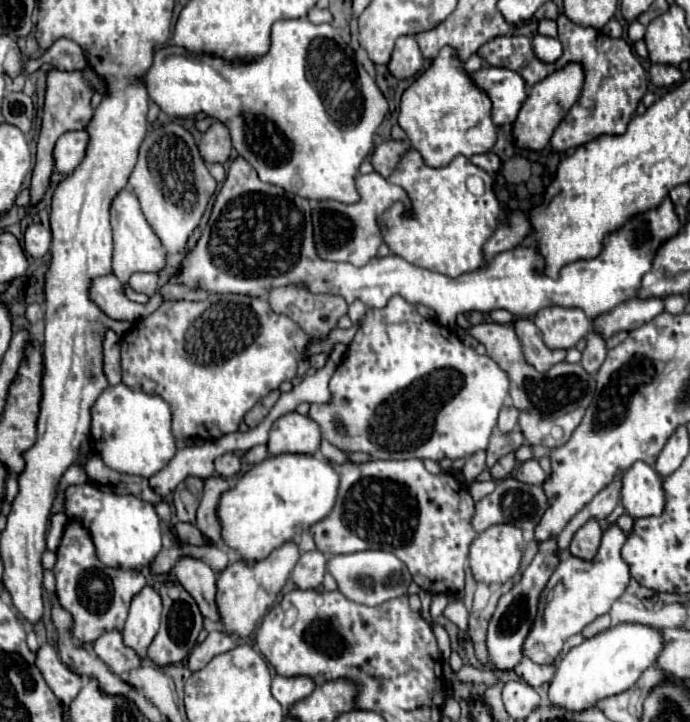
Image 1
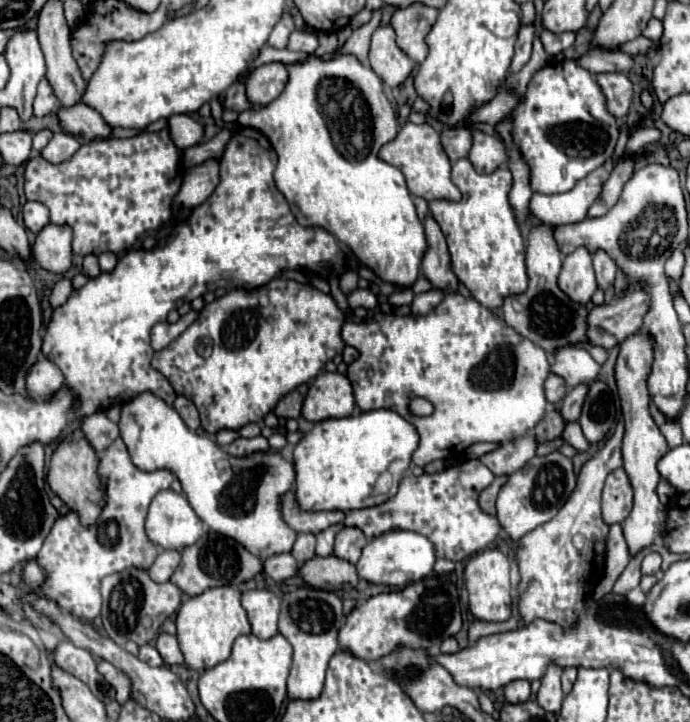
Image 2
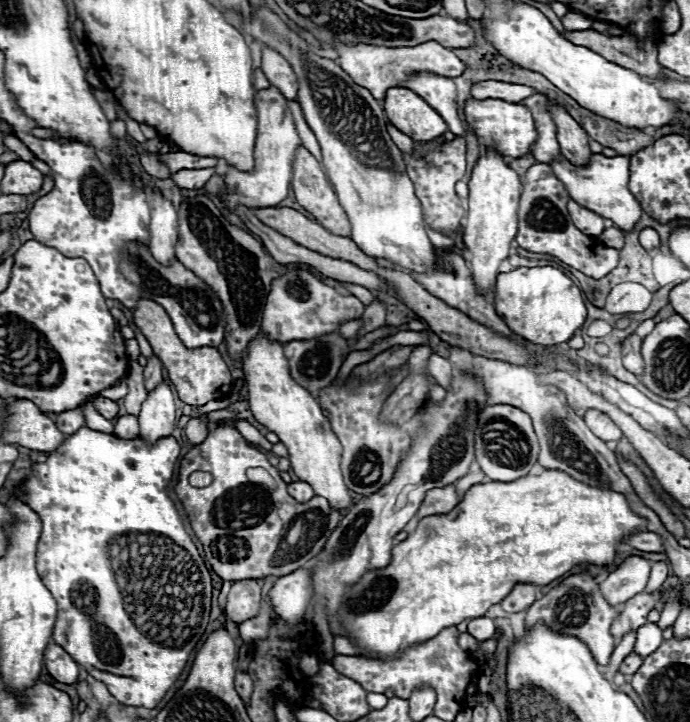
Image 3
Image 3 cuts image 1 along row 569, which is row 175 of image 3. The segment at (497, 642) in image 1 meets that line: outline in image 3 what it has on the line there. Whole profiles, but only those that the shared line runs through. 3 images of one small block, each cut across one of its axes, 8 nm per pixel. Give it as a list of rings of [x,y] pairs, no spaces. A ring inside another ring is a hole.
[[[548,164],[530,166],[530,170],[526,174],[526,184],[524,184],[522,196],[520,196],[516,242],[524,250],[556,256],[564,264],[598,280],[598,278],[610,274],[618,266],[620,254],[618,254],[618,250],[604,246],[594,236],[586,236],[578,228],[574,228],[574,224],[570,222],[568,210],[566,210],[568,200],[570,200],[570,196],[568,196],[566,186],[554,176],[554,172],[550,172]]]

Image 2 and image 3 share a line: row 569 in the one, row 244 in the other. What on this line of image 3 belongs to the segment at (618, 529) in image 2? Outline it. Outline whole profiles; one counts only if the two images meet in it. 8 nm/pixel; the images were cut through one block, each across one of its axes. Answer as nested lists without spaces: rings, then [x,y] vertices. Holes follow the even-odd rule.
[[[608,228],[598,238],[608,248],[616,248],[616,250],[622,250],[624,248],[624,236],[622,236],[622,232],[618,228]]]

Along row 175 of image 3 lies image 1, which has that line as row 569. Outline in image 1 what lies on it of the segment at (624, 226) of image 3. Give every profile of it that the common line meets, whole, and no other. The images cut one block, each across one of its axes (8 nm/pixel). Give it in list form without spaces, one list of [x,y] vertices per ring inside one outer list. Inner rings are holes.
[[[612,526],[604,532],[602,544],[594,560],[586,562],[580,558],[574,558],[566,554],[560,564],[556,566],[554,574],[550,576],[548,584],[550,592],[546,598],[546,606],[542,612],[542,618],[536,620],[524,640],[522,652],[526,658],[530,658],[536,664],[550,664],[560,656],[560,650],[564,642],[580,634],[588,624],[592,624],[598,616],[608,614],[610,604],[618,598],[614,596],[614,588],[624,588],[630,580],[628,564],[624,562],[620,550],[622,550],[622,540],[614,538],[614,530],[620,530],[618,526]]]

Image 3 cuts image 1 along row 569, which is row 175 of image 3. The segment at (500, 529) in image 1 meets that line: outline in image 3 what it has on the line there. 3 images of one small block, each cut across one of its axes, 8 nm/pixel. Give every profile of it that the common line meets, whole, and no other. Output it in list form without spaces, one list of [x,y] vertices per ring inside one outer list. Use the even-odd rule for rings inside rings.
[[[488,148],[484,156],[478,158],[470,182],[470,198],[468,198],[468,222],[464,228],[464,244],[472,252],[470,268],[474,272],[474,282],[480,294],[486,294],[494,288],[494,280],[498,276],[498,264],[508,258],[510,242],[518,230],[518,200],[522,192],[522,184],[518,174],[504,162],[504,158]]]

